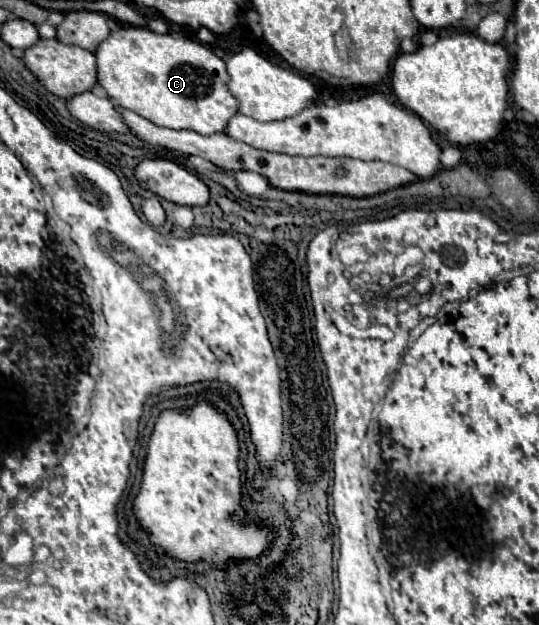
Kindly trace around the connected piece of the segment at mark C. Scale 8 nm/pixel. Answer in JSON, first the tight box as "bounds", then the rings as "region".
{"bounds":[98,24,238,136],"region":[[[124,24],[112,30],[108,40],[104,40],[98,50],[98,82],[108,92],[108,96],[122,108],[128,108],[156,126],[172,130],[194,130],[204,136],[224,132],[230,118],[238,114],[238,100],[228,88],[228,72],[224,60],[220,60],[212,47],[204,46],[196,38],[181,33],[168,32],[154,34],[148,28],[138,28]]]}

